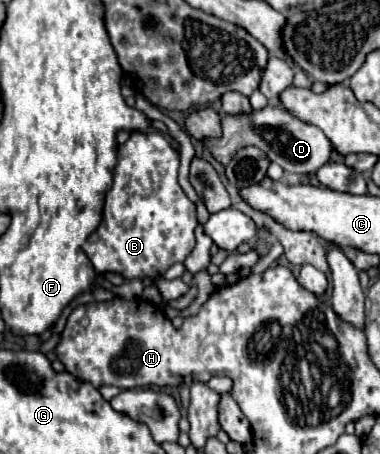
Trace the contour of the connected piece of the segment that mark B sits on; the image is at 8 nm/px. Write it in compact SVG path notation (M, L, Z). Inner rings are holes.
M134 131L130 139L118 147L118 165L114 169L114 183L112 189L106 193L104 217L100 227L84 241L82 249L92 261L98 273L120 273L124 279L144 279L144 277L158 277L164 275L166 269L178 261L184 261L196 245L194 229L196 221L196 205L186 197L182 187L178 185L178 167L180 155L170 145L170 141L152 131Z

